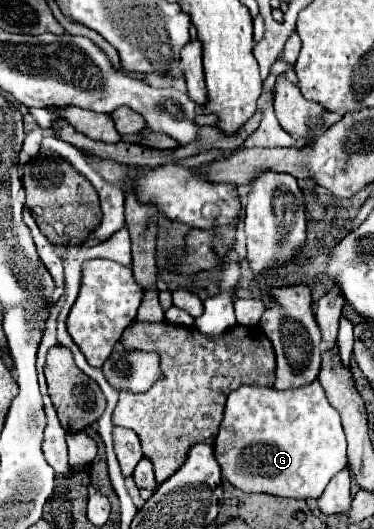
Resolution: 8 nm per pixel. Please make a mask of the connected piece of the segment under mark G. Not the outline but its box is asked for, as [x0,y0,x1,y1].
[214,380,348,498]

